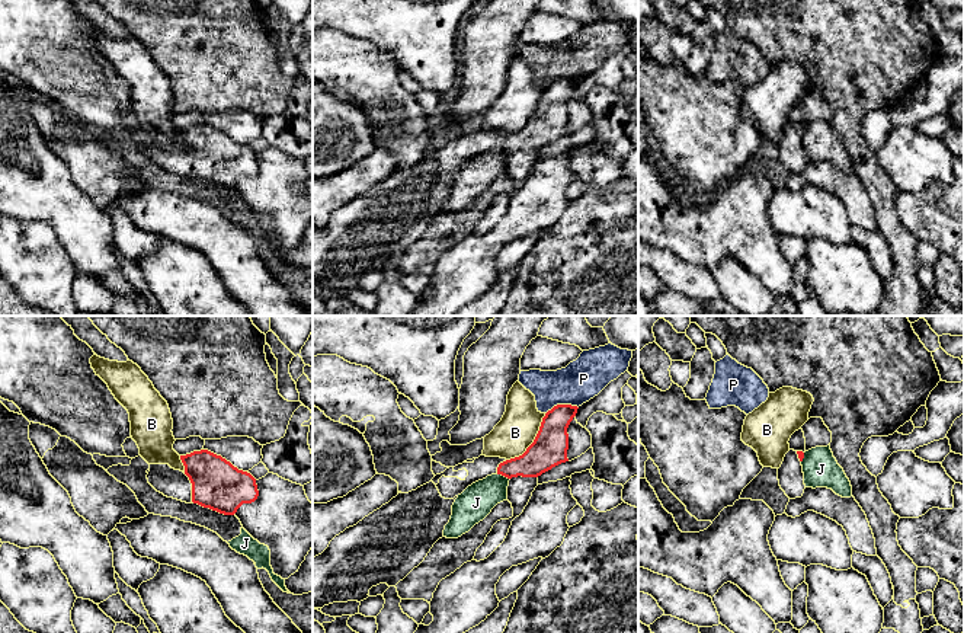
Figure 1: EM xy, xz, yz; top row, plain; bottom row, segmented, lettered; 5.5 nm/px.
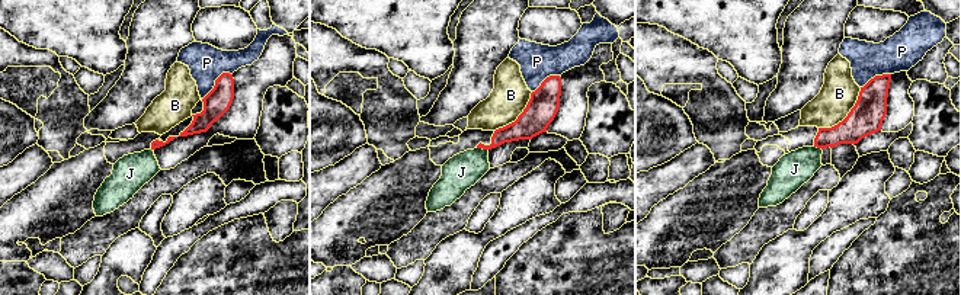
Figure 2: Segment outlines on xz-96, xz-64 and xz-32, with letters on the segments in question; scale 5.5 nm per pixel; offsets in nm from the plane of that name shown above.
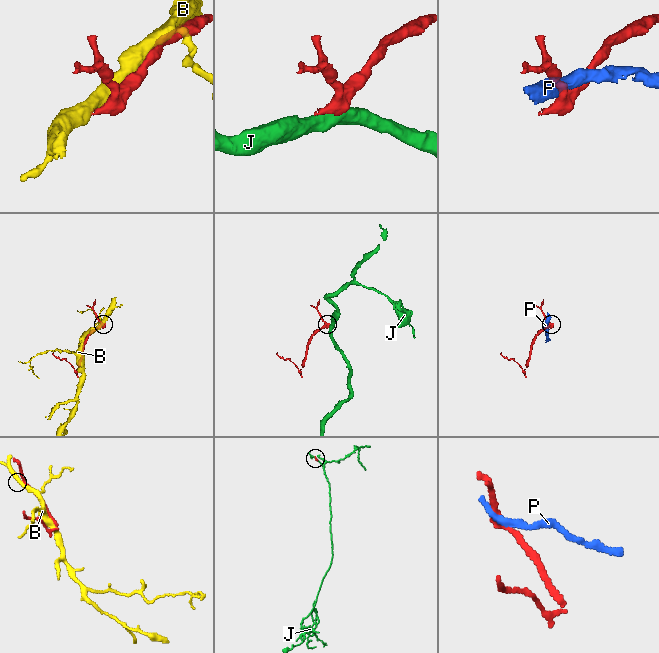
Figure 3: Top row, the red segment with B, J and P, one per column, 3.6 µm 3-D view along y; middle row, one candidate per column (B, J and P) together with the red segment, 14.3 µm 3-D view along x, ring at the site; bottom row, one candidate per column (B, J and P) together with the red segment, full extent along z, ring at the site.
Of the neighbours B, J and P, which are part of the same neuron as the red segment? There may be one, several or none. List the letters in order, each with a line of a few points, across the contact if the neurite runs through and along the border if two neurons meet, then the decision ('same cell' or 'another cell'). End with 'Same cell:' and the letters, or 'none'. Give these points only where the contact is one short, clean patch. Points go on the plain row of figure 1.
B: another cell
J: another cell
P: another cell
Same cell: none

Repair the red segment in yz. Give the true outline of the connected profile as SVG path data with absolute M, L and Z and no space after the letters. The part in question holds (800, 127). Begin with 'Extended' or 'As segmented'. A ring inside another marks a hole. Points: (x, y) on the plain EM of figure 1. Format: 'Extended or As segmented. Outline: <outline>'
Extended. Outline: M790 124L778 143L779 160L790 173L801 172L806 163L801 140L803 132L803 125Z

